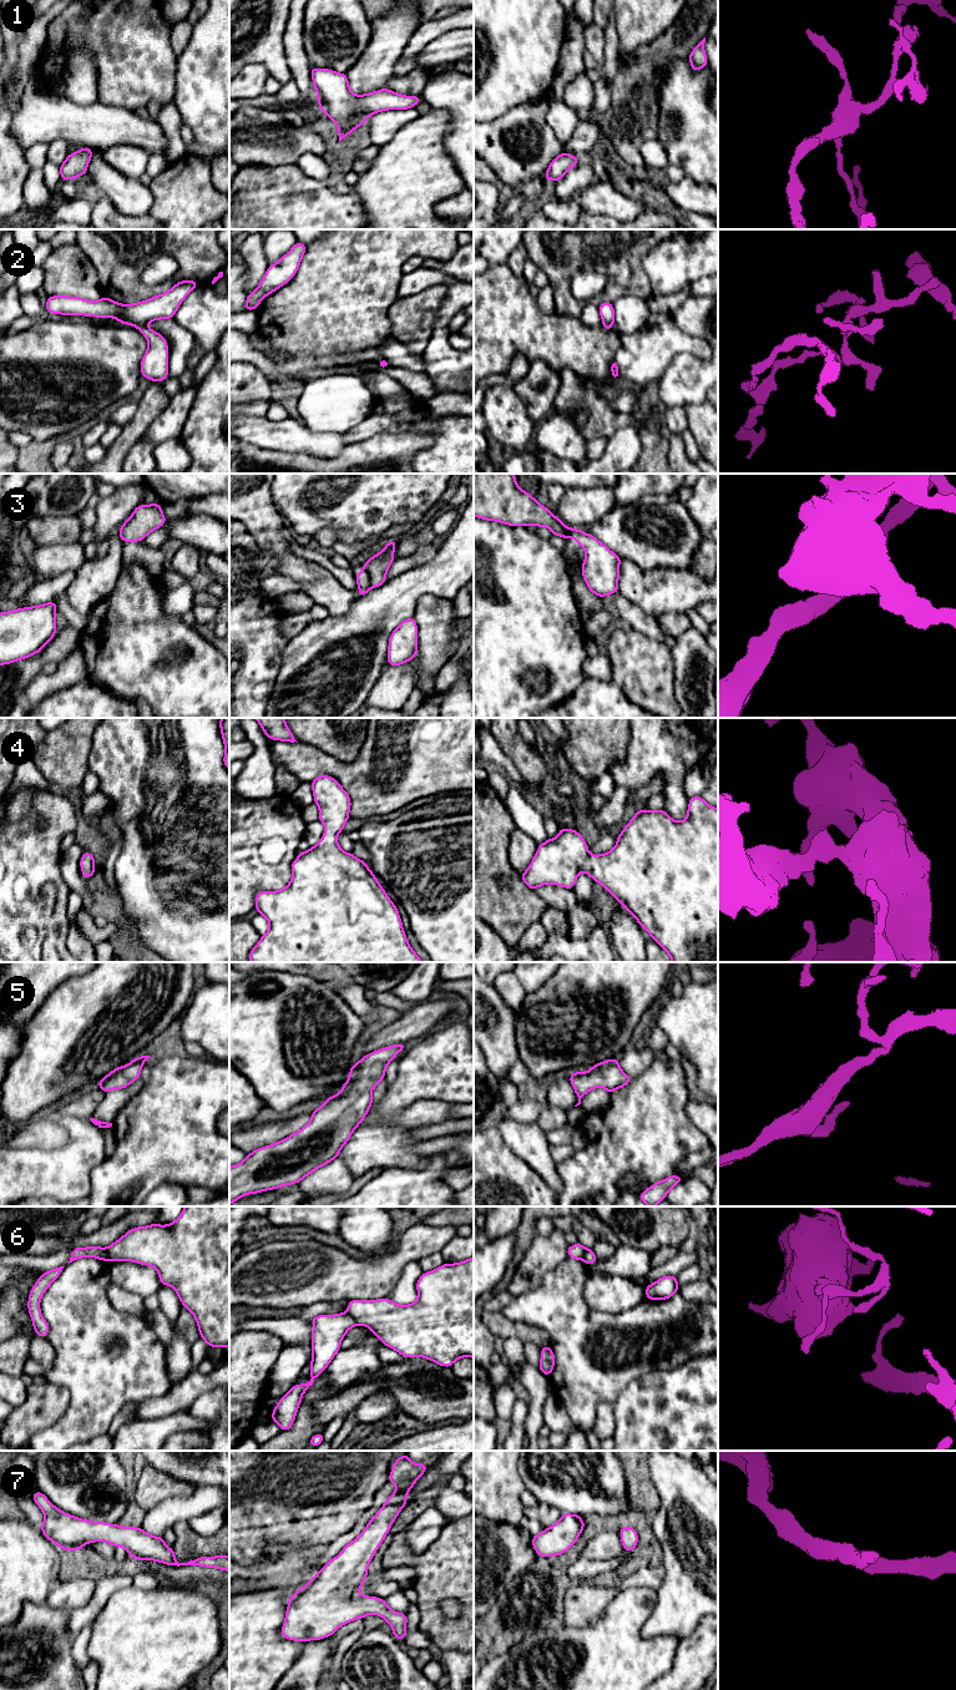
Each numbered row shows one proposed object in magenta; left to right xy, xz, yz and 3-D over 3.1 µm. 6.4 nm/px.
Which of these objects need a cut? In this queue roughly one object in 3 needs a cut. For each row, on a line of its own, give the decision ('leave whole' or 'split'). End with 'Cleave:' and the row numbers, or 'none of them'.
1: leave whole
2: split
3: split
4: leave whole
5: leave whole
6: split
7: leave whole
Cleave: 2, 3, 6

